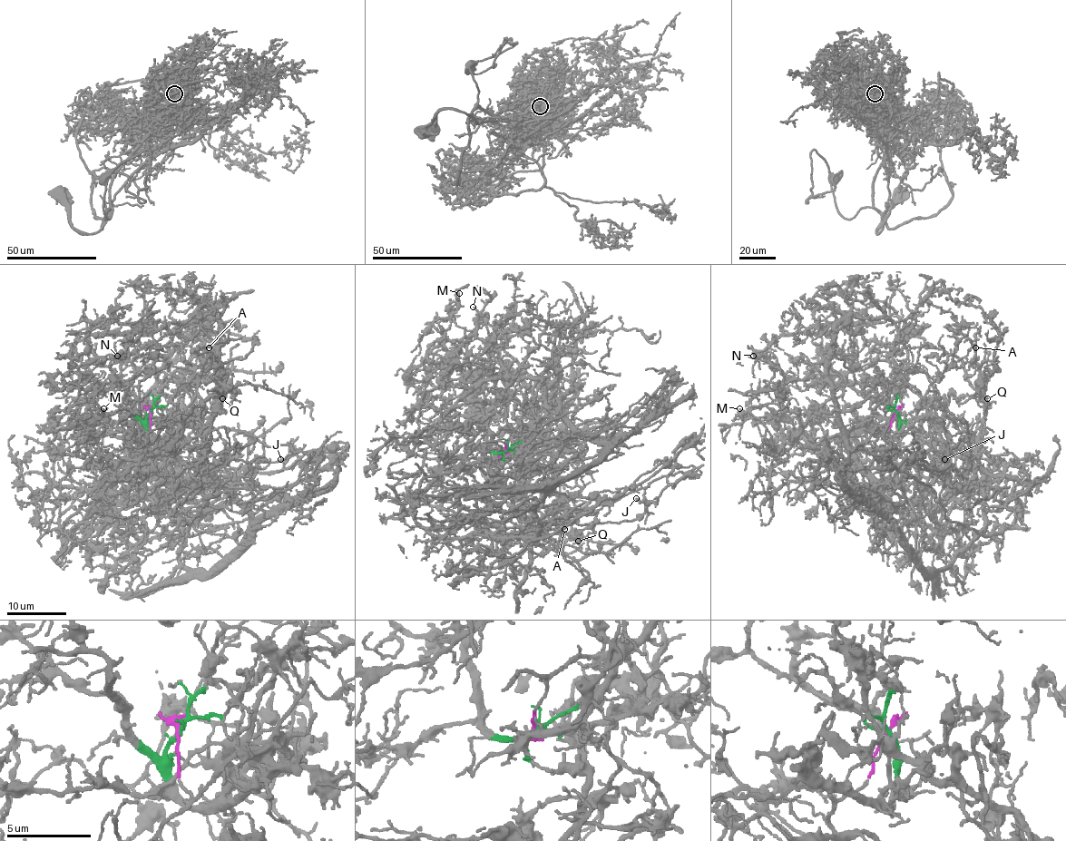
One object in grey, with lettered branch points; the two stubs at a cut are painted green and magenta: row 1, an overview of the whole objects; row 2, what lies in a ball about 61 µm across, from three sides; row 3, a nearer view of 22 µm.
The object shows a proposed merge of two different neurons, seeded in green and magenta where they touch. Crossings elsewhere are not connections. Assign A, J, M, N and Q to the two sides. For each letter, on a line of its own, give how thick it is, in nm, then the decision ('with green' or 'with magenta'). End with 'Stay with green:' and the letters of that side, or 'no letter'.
A: 110 nm thick; with green
J: 170 nm thick; with green
M: 130 nm thick; with green
N: 150 nm thick; with green
Q: 150 nm thick; with green
Stay with green: A, J, M, N, Q

